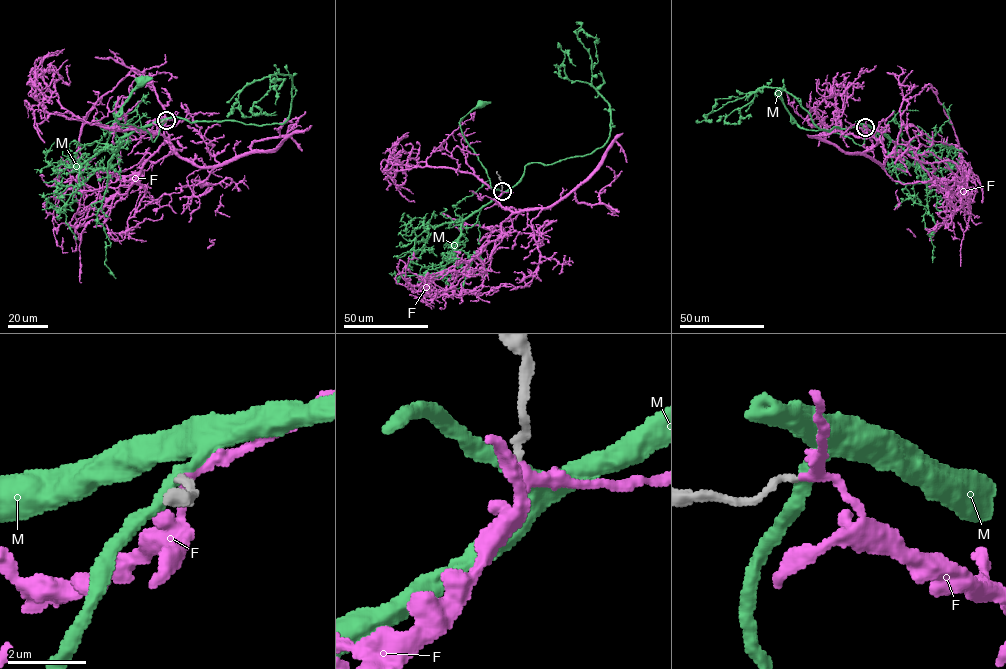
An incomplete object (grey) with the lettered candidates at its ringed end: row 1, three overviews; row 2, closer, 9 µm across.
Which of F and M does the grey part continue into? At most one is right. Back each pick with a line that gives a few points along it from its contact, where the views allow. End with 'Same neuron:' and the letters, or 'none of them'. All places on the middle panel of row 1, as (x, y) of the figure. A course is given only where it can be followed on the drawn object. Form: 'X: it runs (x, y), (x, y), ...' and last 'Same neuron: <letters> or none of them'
F: it runs (502, 191), (494, 200), (511, 213), (501, 227), (466, 262), (425, 285), (427, 296), (429, 288)
Same neuron: F

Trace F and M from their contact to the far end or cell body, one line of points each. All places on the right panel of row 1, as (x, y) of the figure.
F: (865, 127), (887, 156), (897, 142), (902, 103), (930, 84), (953, 129), (959, 156), (970, 168), (962, 190)
M: (865, 127), (864, 142), (860, 145), (841, 134), (801, 127), (778, 93)

